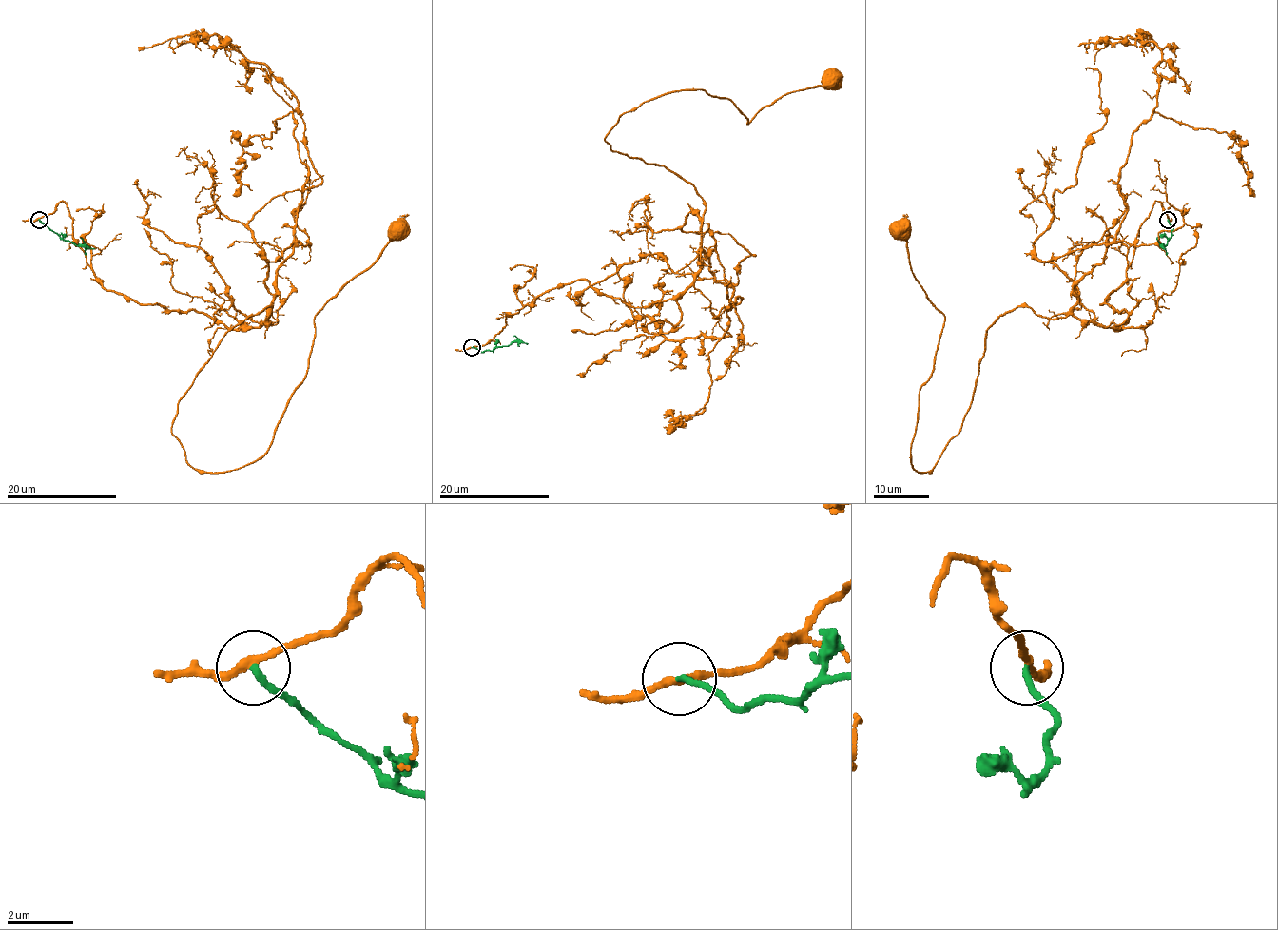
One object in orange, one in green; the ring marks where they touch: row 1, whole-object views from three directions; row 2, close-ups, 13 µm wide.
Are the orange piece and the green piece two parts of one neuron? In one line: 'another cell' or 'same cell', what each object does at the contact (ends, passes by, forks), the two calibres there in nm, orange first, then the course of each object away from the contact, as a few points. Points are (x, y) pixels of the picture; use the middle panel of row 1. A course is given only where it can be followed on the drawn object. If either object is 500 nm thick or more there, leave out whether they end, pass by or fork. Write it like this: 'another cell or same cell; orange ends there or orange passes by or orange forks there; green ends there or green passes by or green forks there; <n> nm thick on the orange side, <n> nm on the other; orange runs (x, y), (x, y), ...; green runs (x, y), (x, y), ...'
another cell; orange passes by; green ends there; 200 nm thick on the orange side, 190 nm on the other; orange runs (472, 347), (571, 281), (693, 281), (706, 202), (613, 152), (627, 112), (829, 79); green runs (472, 347), (481, 352), (514, 341), (528, 343)

